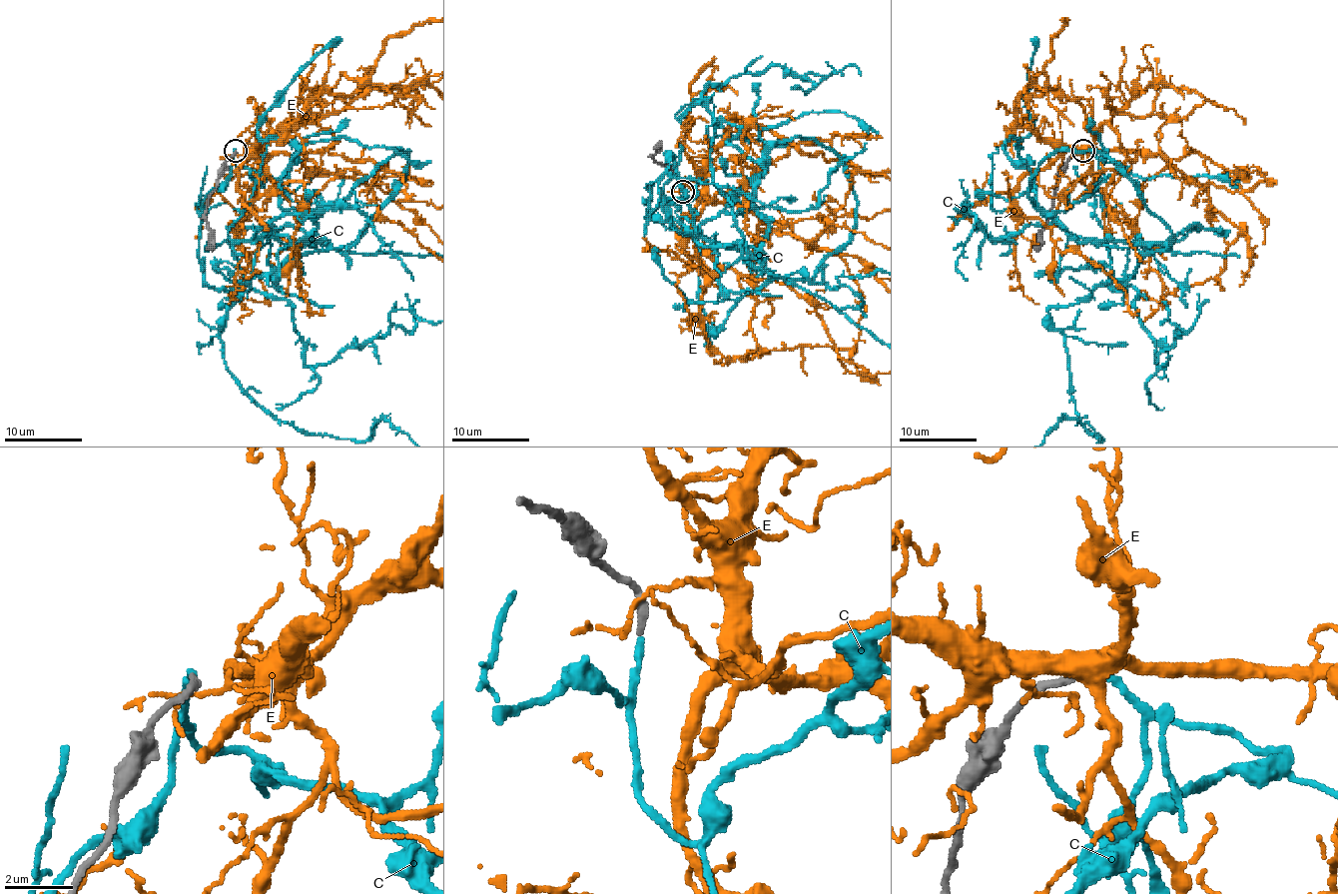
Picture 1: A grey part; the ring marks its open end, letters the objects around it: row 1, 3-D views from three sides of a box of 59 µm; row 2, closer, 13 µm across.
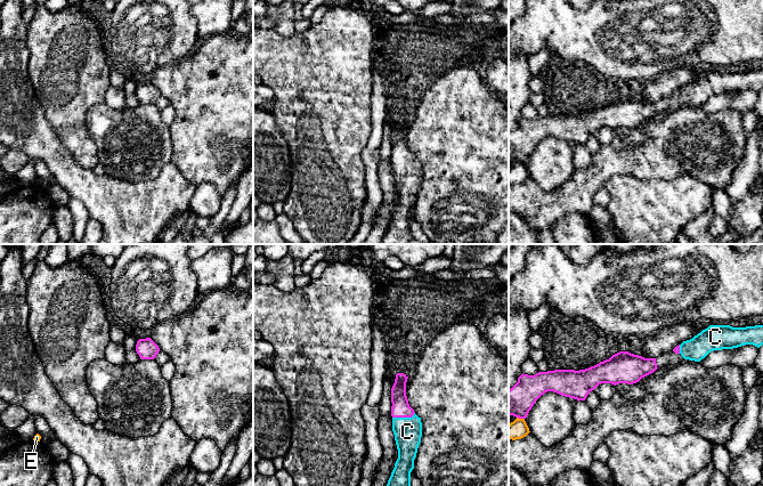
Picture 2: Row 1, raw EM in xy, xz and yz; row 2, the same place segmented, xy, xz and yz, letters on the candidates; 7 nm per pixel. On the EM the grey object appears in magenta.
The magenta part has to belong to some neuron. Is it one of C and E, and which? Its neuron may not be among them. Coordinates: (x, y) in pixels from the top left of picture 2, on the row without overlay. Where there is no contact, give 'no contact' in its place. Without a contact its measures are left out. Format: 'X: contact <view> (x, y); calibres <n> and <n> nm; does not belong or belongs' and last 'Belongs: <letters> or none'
C: contact xz (404, 161); calibres 130 and 200 nm; belongs
E: contact yz (520, 162); calibres 200 and 140 nm; does not belong
Belongs: C

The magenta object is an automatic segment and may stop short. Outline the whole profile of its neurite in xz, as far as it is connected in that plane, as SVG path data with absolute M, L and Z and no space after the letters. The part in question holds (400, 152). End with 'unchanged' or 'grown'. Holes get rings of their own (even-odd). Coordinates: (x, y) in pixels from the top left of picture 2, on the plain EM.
M397 118L391 132L392 176L398 194L398 203L388 225L381 244L409 244L413 240L411 233L411 217L422 181L422 167L409 151L406 140L408 121Z | grown

